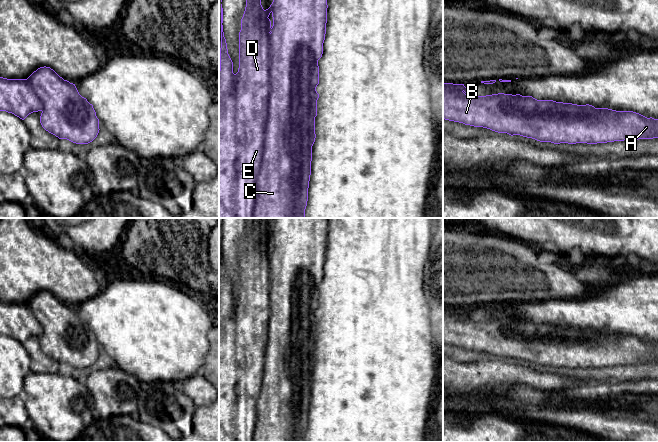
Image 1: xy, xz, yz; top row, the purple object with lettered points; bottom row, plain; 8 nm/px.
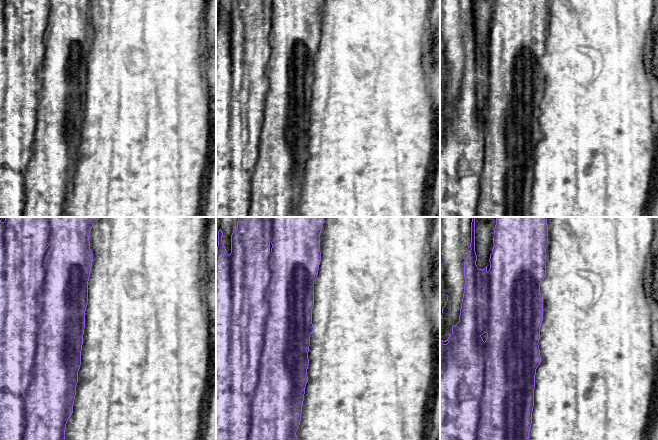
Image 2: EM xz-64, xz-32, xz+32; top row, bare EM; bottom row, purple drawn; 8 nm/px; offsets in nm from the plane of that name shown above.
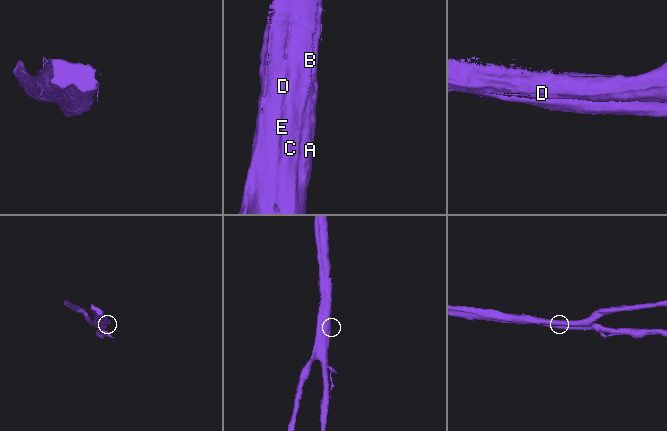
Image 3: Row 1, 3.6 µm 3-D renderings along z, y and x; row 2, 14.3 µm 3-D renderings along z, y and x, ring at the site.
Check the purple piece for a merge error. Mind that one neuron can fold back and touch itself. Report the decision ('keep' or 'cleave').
cleave

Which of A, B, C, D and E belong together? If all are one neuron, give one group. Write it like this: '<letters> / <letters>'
A B C / D E

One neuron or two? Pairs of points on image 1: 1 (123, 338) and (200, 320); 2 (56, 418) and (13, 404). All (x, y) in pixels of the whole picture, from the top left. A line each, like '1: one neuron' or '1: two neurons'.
1: one neuron
2: two neurons

